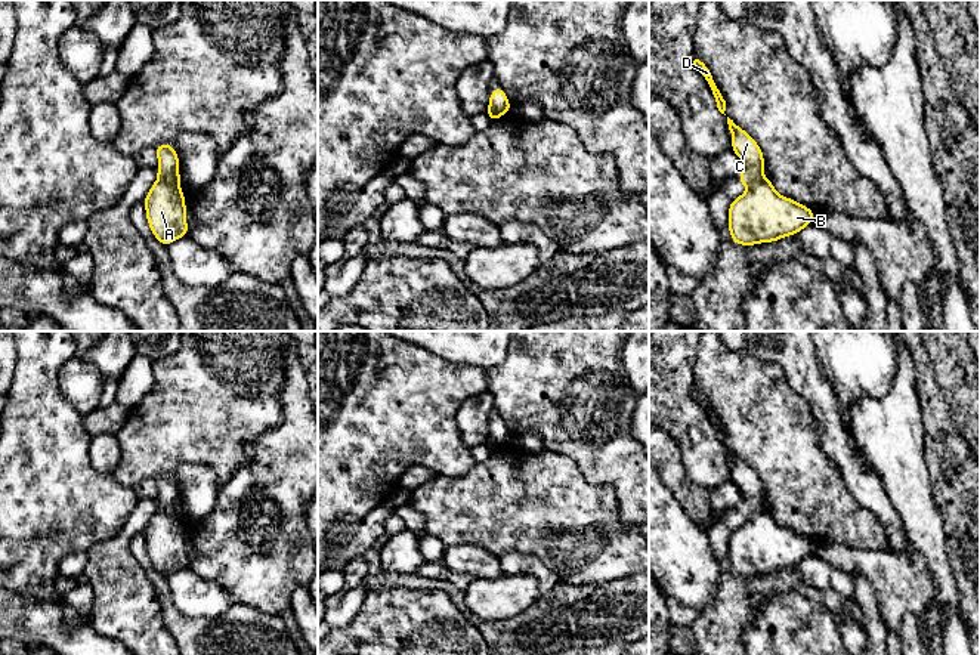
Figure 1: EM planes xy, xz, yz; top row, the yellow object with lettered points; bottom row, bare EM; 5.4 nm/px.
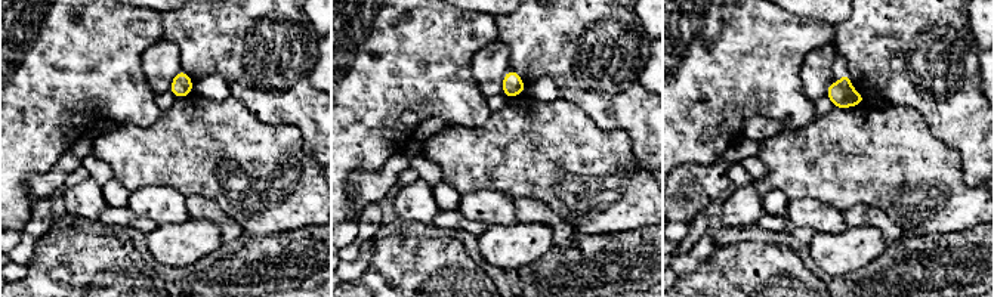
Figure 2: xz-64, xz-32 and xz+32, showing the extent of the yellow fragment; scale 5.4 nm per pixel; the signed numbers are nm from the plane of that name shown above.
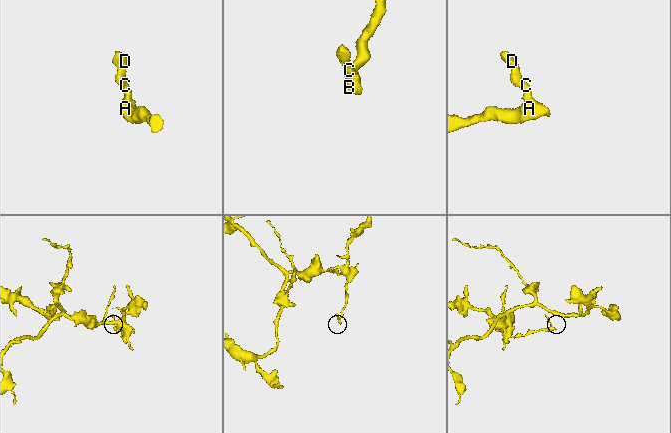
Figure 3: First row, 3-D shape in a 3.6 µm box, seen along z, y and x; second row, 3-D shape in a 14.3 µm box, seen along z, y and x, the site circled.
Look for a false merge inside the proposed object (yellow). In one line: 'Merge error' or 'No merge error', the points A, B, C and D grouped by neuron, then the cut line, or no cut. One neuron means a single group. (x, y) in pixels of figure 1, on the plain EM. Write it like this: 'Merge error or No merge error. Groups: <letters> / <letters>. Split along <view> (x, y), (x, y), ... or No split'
Merge error. Groups: A B / C D. Split along xy (158, 509), (178, 515)

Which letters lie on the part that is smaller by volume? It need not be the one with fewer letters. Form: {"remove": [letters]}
{"remove": ["C", "D"]}

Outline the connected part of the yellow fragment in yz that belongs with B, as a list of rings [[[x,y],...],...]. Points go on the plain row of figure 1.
[[[761,509],[730,534],[727,559],[733,574],[755,577],[797,566],[813,552],[811,540],[779,526],[770,510]]]

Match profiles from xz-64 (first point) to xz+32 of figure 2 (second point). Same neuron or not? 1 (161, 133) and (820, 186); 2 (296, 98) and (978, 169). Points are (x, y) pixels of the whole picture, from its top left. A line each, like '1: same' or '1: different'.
1: same
2: same

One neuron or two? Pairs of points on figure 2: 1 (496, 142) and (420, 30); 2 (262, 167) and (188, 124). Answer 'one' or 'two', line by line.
1: two
2: one

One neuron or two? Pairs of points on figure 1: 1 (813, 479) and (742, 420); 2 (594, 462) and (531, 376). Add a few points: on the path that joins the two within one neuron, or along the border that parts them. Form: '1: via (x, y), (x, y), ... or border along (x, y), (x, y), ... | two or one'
1: via (795, 463), (760, 428) | one
2: via (578, 439), (578, 430), (552, 405), (549, 398) | one

